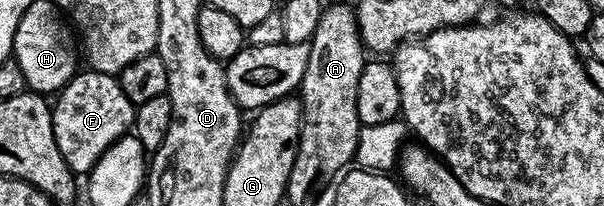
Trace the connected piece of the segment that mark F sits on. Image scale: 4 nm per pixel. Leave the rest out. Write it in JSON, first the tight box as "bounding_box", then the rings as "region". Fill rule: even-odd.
{"bounding_box":[52,72,136,175],"region":[[[76,72],[57,94],[58,102],[55,100],[52,105],[52,131],[56,135],[56,147],[60,147],[64,163],[68,163],[70,172],[75,175],[89,174],[107,147],[131,132],[136,108],[128,95],[124,95],[115,74],[85,72]]]}

